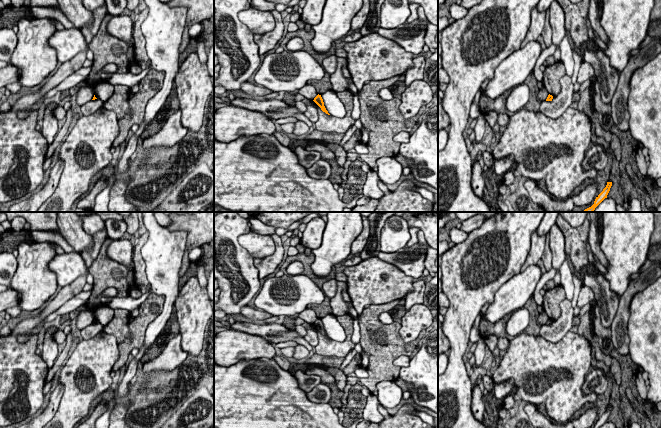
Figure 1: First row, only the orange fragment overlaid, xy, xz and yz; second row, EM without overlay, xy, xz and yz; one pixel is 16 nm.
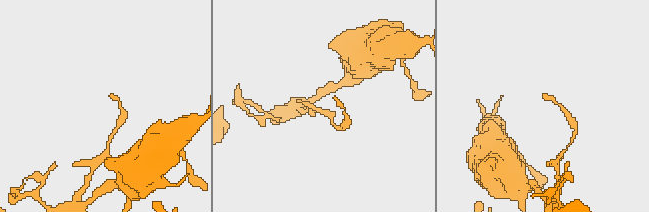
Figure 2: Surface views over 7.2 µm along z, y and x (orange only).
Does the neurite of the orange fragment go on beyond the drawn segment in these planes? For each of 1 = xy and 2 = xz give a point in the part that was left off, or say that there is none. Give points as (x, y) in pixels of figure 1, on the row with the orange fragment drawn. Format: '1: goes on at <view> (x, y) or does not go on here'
1: does not go on here
2: does not go on here

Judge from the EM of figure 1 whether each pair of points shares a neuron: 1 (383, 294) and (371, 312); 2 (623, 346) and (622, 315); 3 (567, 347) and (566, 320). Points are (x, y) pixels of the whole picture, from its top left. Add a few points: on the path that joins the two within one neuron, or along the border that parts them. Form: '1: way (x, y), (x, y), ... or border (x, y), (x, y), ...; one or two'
1: border (399, 299), (394, 299), (384, 304), (370, 305); two
2: way (621, 338), (621, 323); one
3: border (569, 330), (555, 342), (543, 338); two

